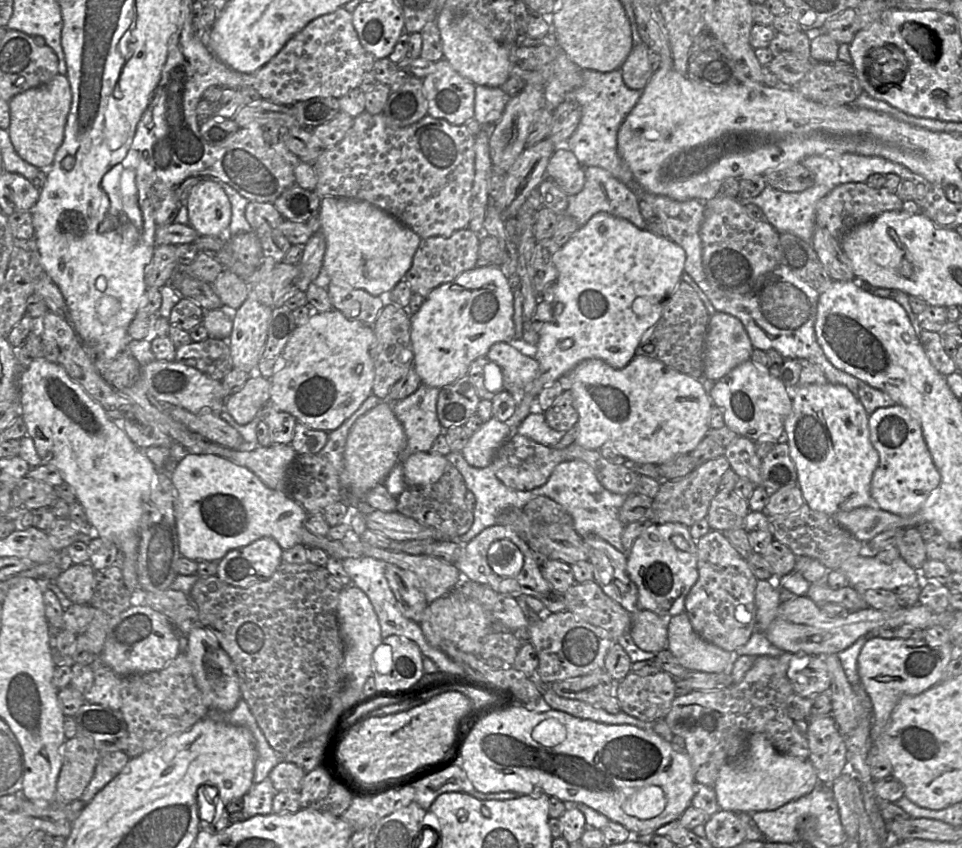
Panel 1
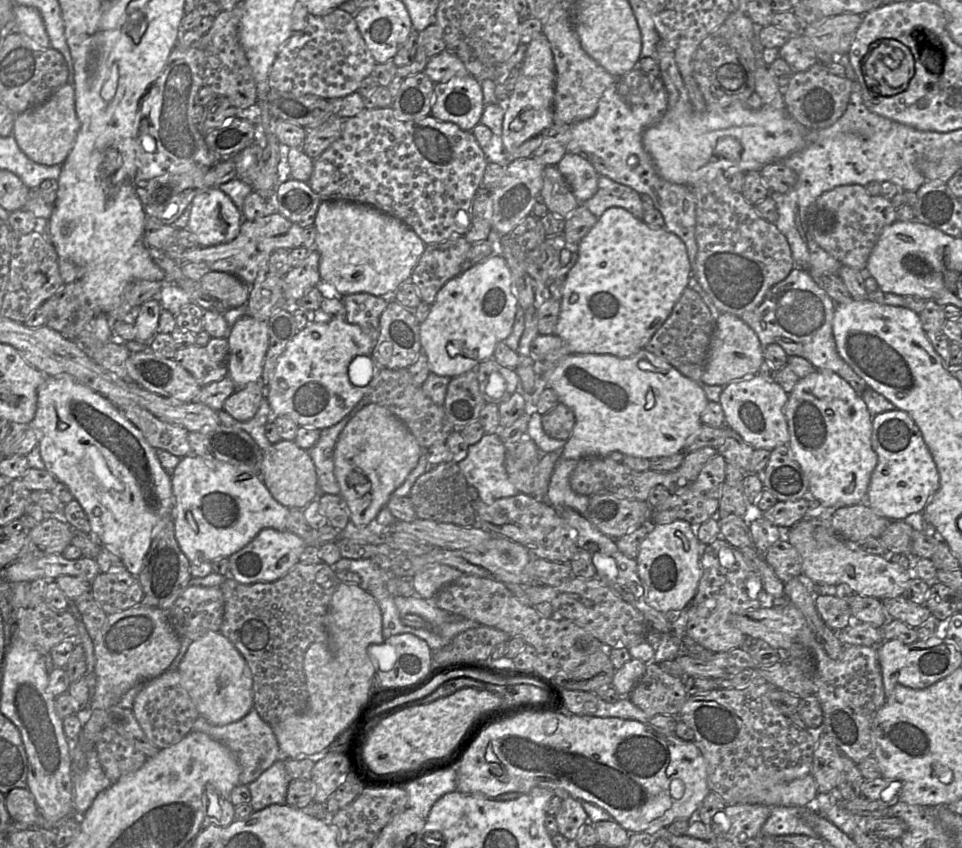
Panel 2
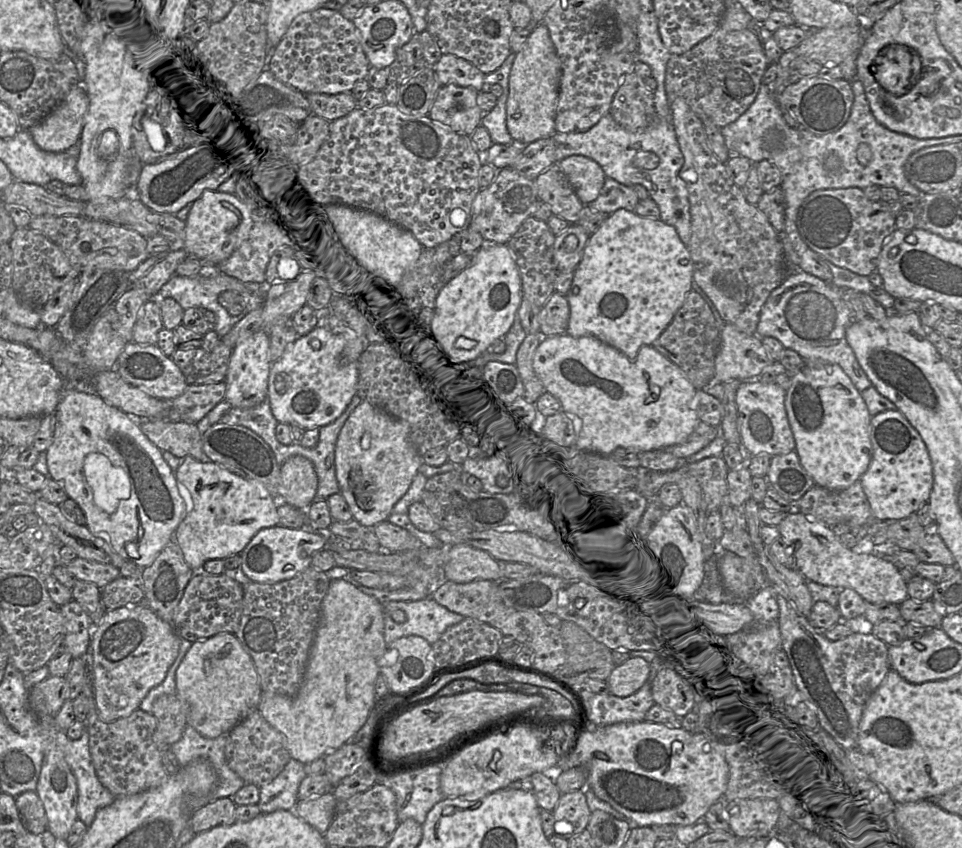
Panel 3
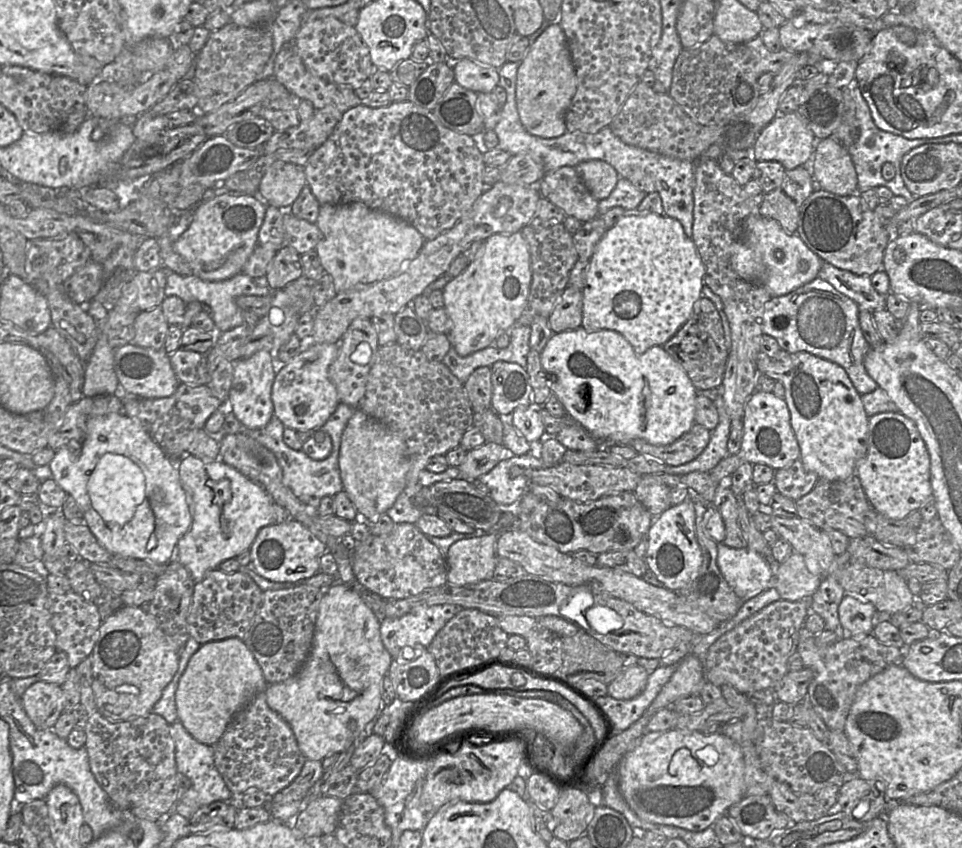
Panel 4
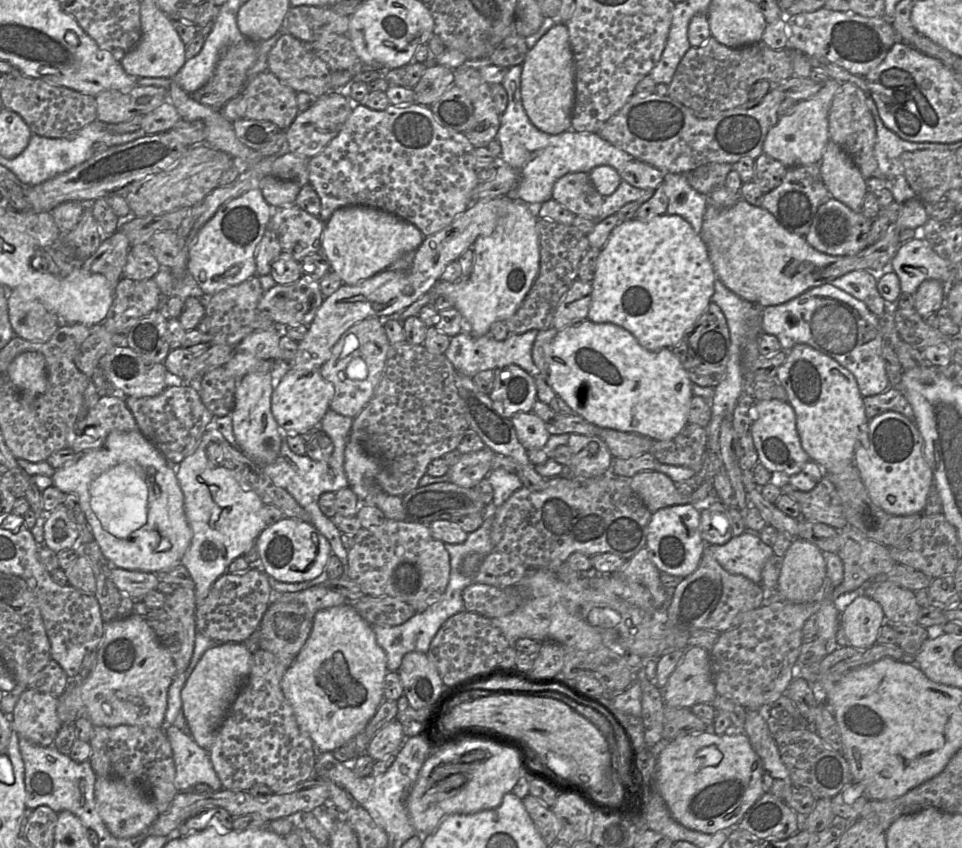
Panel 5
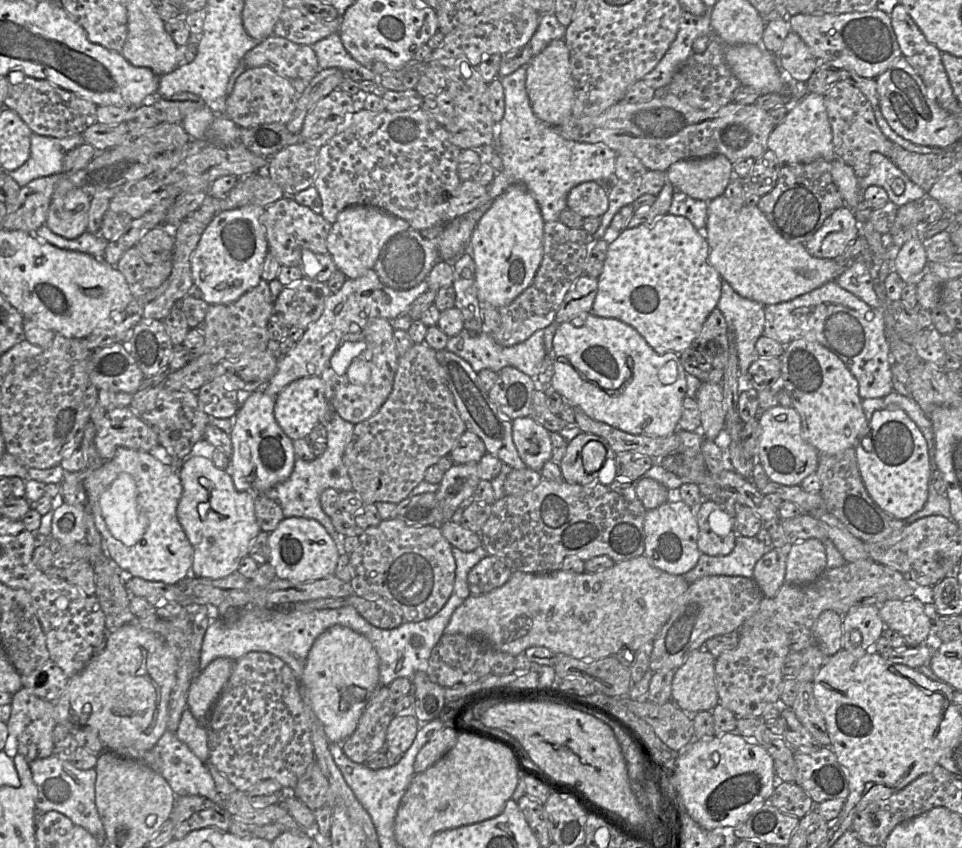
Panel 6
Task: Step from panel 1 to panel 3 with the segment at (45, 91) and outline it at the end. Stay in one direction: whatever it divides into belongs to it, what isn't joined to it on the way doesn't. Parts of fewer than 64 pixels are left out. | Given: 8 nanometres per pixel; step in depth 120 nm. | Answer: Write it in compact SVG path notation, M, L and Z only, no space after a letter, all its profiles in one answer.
M79 84L47 117L32 127L29 133L41 150L64 152L79 141L88 108L88 94L83 84Z

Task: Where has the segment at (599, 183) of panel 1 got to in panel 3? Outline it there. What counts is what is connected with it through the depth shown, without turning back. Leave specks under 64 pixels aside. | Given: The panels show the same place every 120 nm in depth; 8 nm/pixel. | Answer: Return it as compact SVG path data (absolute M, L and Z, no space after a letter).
M606 177L600 195L589 206L593 210L605 213L613 213L619 209L635 212L639 201L639 197L632 187Z

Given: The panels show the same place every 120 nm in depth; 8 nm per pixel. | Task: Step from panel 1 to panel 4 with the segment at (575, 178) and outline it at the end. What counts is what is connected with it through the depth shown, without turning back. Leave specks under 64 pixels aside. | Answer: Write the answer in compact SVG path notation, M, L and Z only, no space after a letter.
M603 160L583 161L574 168L592 195L599 201L612 193L620 178L615 168Z

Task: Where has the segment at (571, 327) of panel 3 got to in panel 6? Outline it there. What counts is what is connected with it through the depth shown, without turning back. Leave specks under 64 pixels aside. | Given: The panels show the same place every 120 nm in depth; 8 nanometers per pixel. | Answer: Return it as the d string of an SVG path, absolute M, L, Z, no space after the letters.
M666 213L650 223L623 229L609 244L602 273L597 278L598 291L591 313L615 318L638 331L658 354L686 350L699 335L721 296L722 277L709 262L709 245L704 232L698 231L684 216Z

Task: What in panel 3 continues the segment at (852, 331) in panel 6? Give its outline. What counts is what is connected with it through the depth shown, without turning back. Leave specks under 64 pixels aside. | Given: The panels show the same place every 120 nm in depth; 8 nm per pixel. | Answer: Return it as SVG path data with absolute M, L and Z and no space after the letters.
M795 271L774 289L764 304L756 334L773 337L784 348L797 352L805 361L821 360L837 364L859 392L873 386L847 342L846 329L852 322L839 289L804 271Z

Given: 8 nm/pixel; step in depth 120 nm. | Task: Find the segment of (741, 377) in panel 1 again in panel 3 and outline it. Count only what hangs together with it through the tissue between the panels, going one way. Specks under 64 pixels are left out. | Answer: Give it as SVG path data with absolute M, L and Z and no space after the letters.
M743 381L739 386L736 393L738 427L746 457L759 454L773 457L795 451L796 444L787 418L785 397L786 391L776 383Z

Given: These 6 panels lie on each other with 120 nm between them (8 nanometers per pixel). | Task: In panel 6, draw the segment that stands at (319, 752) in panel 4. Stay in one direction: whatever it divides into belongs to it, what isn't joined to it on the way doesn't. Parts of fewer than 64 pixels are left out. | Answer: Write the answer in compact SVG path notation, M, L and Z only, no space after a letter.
M335 625L313 643L299 684L303 702L311 706L329 744L342 744L356 730L370 697L380 686L378 654L366 637Z

